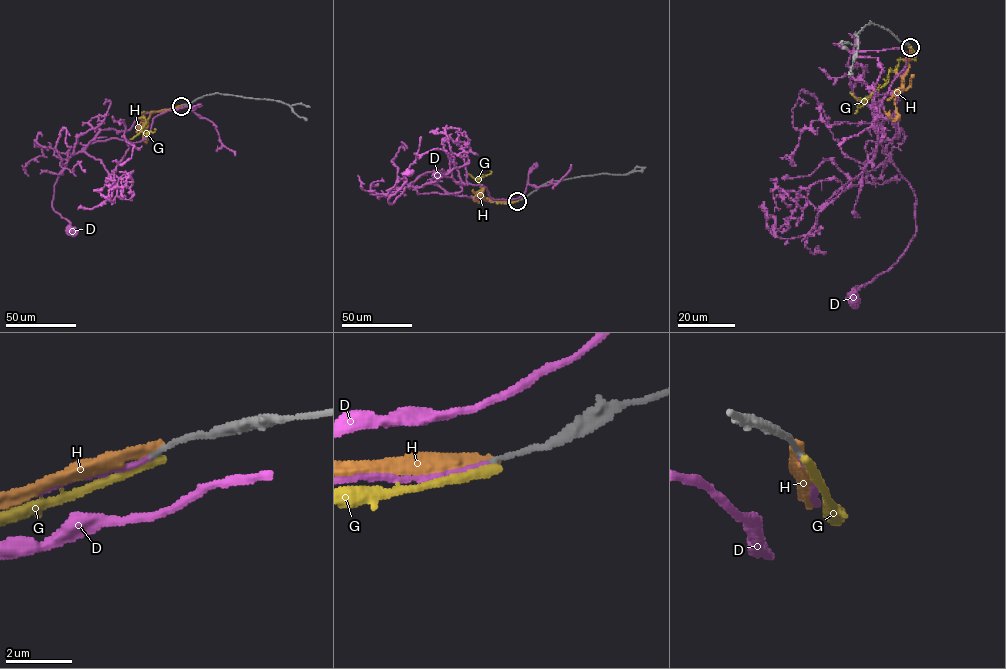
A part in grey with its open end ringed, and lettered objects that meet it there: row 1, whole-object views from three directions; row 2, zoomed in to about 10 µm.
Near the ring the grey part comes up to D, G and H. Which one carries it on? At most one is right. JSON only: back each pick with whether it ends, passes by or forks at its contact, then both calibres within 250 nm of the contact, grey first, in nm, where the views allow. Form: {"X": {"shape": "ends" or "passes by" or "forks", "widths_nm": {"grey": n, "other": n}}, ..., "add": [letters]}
{"D": {"shape": "ends", "widths_nm": {"grey": 170, "other": 170}}, "add": ["D"]}

